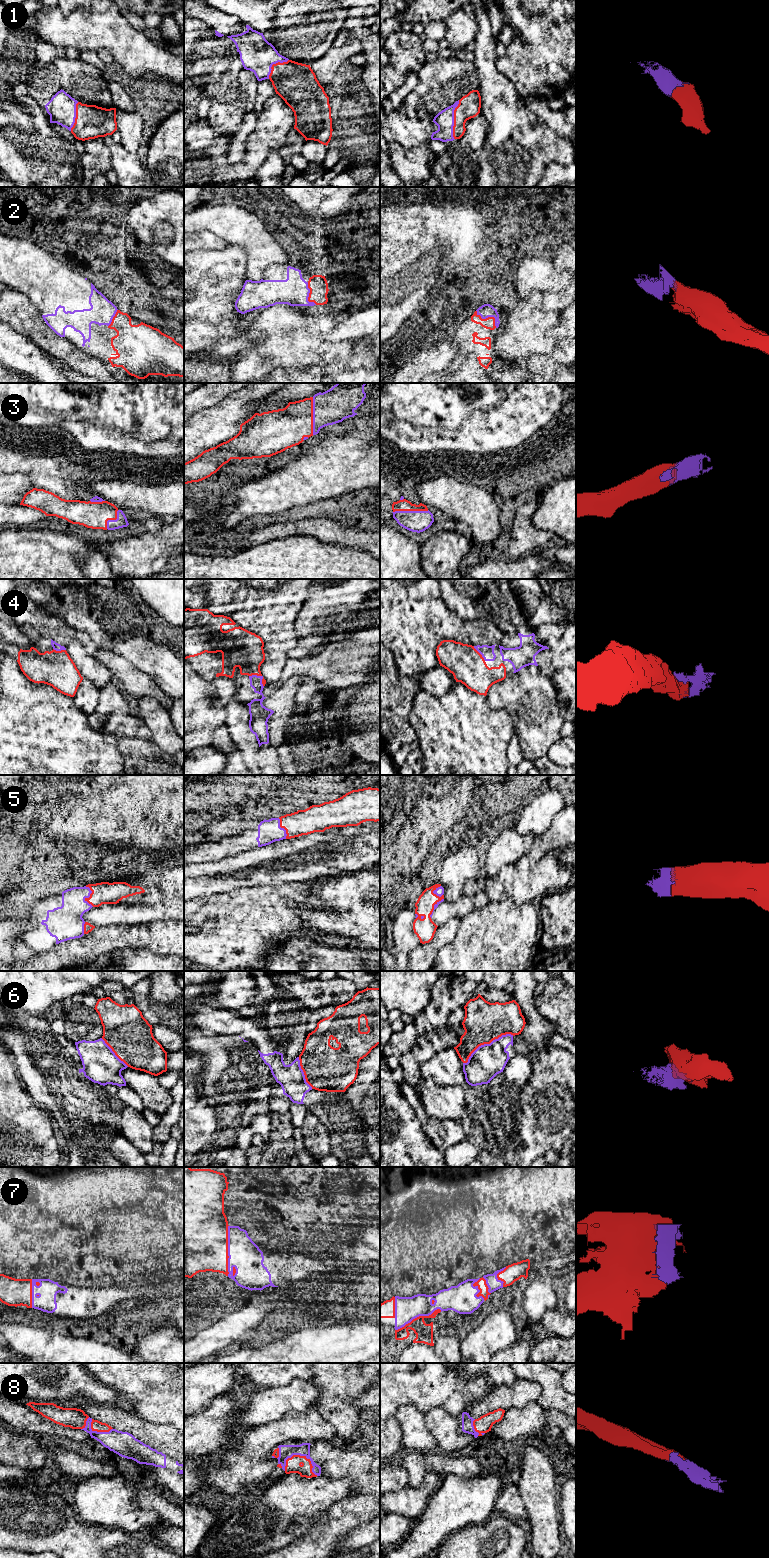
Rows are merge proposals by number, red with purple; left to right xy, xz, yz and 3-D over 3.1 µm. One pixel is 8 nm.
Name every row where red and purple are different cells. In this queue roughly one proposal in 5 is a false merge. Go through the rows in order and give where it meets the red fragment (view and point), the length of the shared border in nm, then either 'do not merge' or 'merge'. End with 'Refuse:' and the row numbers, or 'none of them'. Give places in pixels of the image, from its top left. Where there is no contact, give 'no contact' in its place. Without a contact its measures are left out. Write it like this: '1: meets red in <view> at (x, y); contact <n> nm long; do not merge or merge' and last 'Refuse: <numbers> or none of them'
1: meets red in yz at (454, 120); contact 320 nm long; merge
2: meets red in yz at (489, 317); contact 220 nm long; merge
3: meets red in xz at (312, 416); contact 300 nm long; merge
4: meets red in xz at (260, 675); contact 150 nm long; merge
5: meets red in xy at (90, 896); contact 180 nm long; merge
6: meets red in yz at (486, 1043); contact 460 nm long; do not merge
7: meets red in xz at (227, 1250); contact 400 nm long; merge
8: meets red in xz at (305, 1456); contact 300 nm long; merge
Refuse: 6

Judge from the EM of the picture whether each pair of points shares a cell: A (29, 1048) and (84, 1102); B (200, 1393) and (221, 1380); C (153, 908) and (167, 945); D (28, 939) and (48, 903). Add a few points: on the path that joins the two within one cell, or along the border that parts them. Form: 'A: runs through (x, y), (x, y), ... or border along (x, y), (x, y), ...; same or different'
A: runs through (43, 1062), (70, 1089); same
B: runs through (205, 1388), (213, 1380), (216, 1380); same
C: border along (173, 921), (147, 921), (134, 924); different
D: runs through (37, 930), (48, 919), (48, 912); same

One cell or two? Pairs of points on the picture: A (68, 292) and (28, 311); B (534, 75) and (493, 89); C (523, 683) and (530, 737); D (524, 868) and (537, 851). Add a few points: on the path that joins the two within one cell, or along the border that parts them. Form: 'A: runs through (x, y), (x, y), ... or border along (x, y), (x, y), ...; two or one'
A: border along (20, 291), (29, 298), (41, 315); two
B: border along (499, 71), (512, 83), (519, 94); two
C: runs through (526, 696), (528, 698), (527, 716), (529, 724); one
D: border along (551, 849), (536, 862), (531, 862), (526, 857); two

